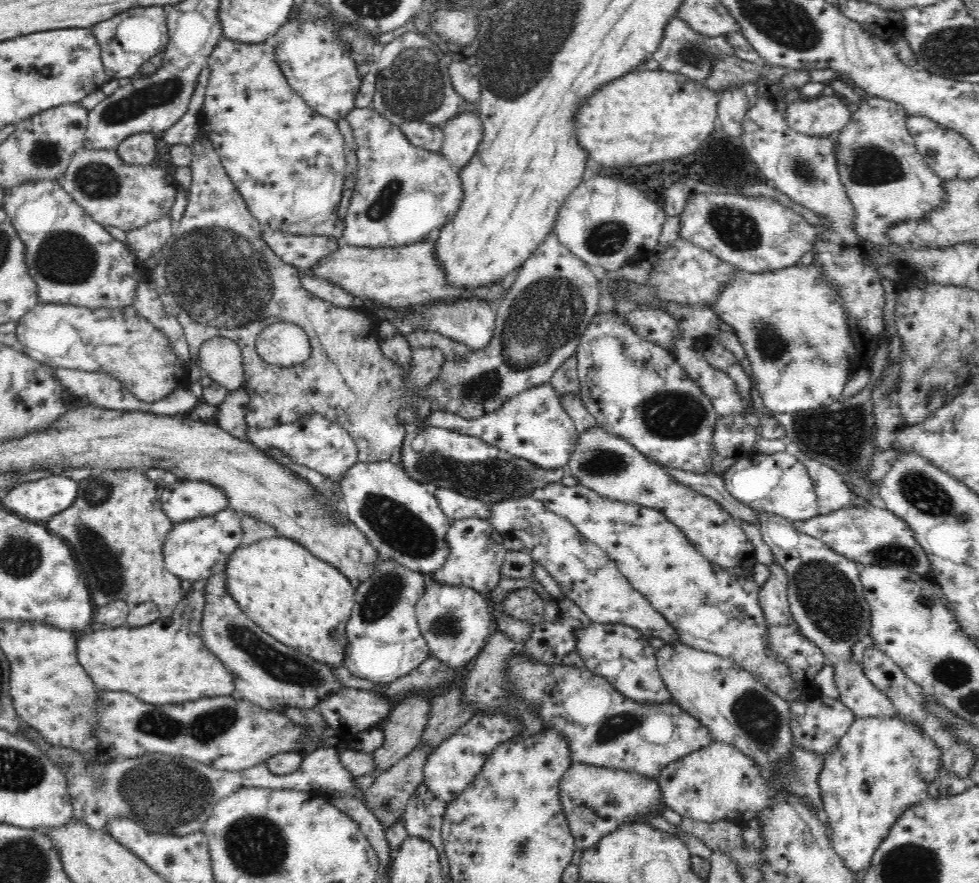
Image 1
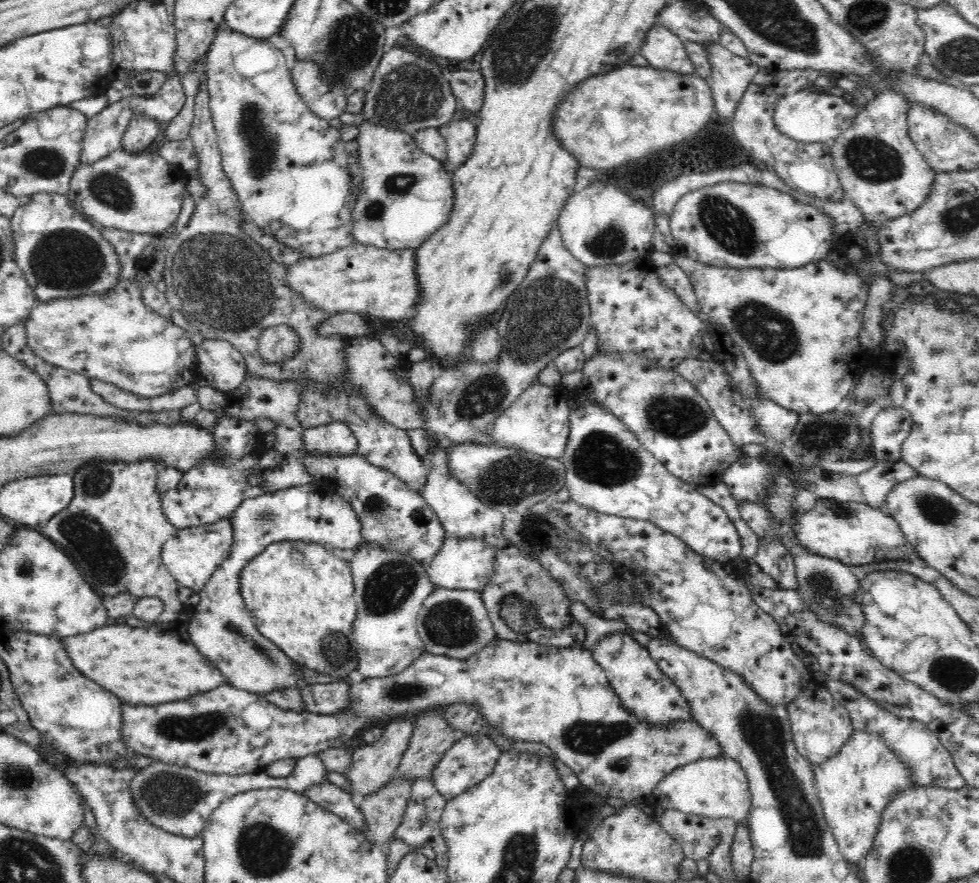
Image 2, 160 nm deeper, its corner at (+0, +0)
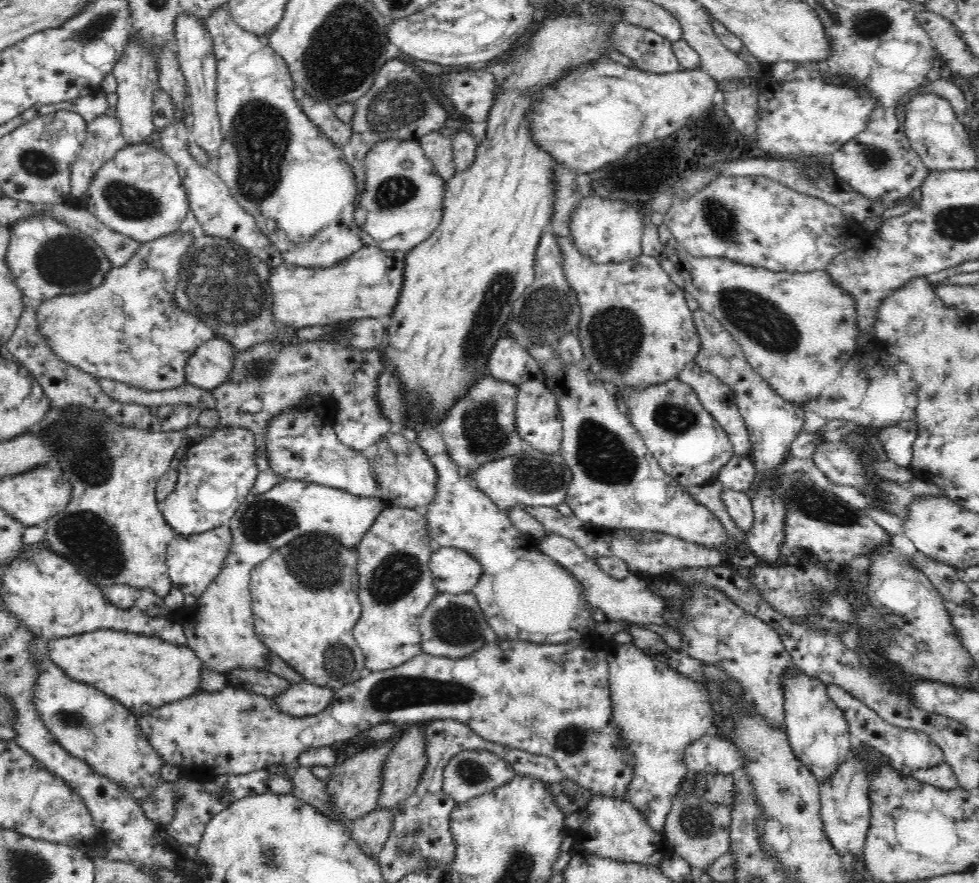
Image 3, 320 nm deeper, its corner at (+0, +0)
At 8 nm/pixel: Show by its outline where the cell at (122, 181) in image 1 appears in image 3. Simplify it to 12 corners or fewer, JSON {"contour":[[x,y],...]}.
{"contour":[[126,144],[96,172],[83,207],[140,243],[190,209],[176,163]]}

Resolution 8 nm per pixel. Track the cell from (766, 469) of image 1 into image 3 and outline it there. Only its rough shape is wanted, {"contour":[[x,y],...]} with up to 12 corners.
{"contour":[[735,454],[720,470],[726,489],[750,493],[757,473],[750,455]]}

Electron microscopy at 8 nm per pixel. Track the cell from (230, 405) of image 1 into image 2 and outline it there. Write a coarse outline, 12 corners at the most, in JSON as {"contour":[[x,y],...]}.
{"contour":[[222,415],[223,457],[161,493],[177,529],[230,518],[259,467],[256,424]]}

